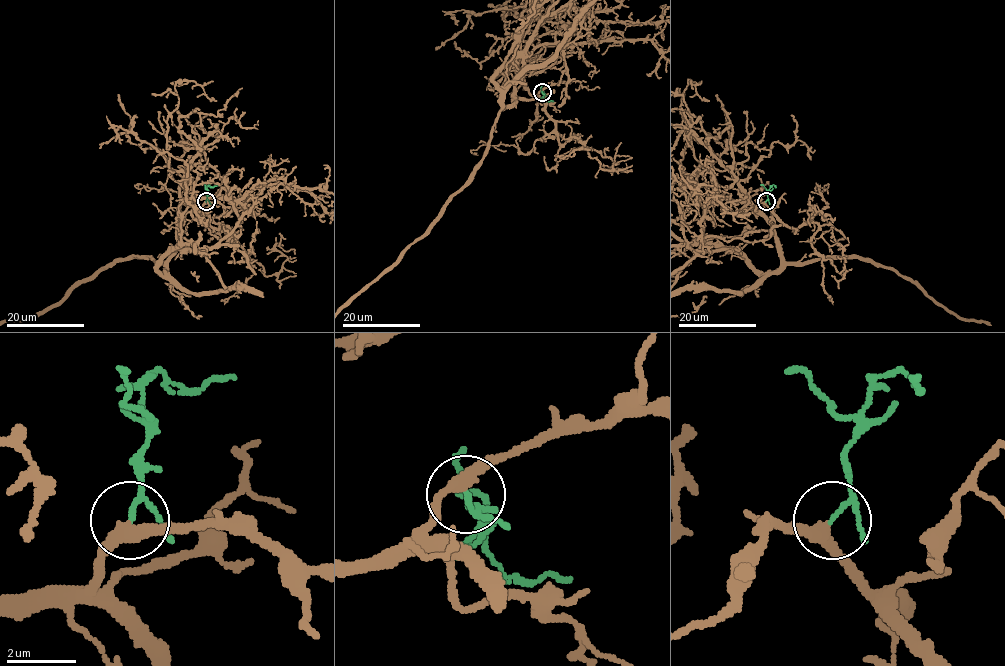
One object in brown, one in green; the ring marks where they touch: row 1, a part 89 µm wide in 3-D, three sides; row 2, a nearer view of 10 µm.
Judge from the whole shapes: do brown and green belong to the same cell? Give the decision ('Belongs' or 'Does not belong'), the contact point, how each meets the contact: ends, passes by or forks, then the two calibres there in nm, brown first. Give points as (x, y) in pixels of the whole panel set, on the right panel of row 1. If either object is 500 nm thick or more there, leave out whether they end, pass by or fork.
Belongs. Place: (766, 201). At the ring brown passes by. At the ring green passes by. Thickness 320 nm (brown) against 100 nm

